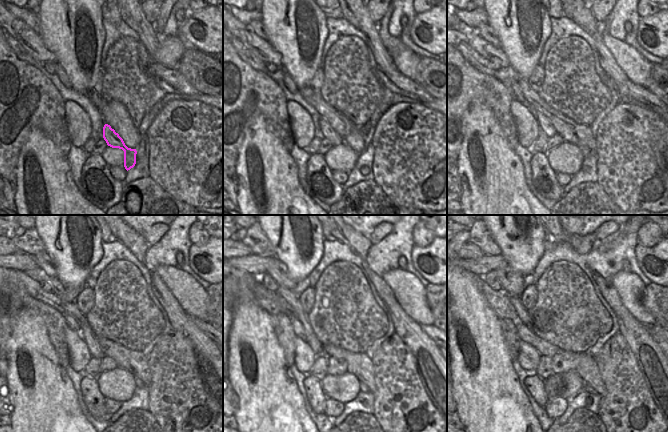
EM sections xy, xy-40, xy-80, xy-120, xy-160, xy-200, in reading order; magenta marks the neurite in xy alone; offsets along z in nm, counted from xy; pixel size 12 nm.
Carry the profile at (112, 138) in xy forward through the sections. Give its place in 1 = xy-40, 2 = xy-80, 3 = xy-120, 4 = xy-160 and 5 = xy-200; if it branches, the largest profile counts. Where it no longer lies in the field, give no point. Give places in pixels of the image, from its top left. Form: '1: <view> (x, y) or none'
1: xy-40 (329, 133)
2: xy-80 (546, 126)
3: xy-120 (85, 333)
4: xy-160 (317, 347)
5: xy-200 (522, 313)

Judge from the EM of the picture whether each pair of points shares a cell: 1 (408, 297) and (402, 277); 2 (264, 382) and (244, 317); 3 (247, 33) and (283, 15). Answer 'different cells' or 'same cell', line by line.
1: same cell
2: same cell
3: different cells

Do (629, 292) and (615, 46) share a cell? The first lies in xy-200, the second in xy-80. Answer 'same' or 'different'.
same

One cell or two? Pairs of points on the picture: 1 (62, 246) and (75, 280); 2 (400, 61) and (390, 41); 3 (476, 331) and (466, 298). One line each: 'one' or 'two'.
1: one
2: one
3: one

